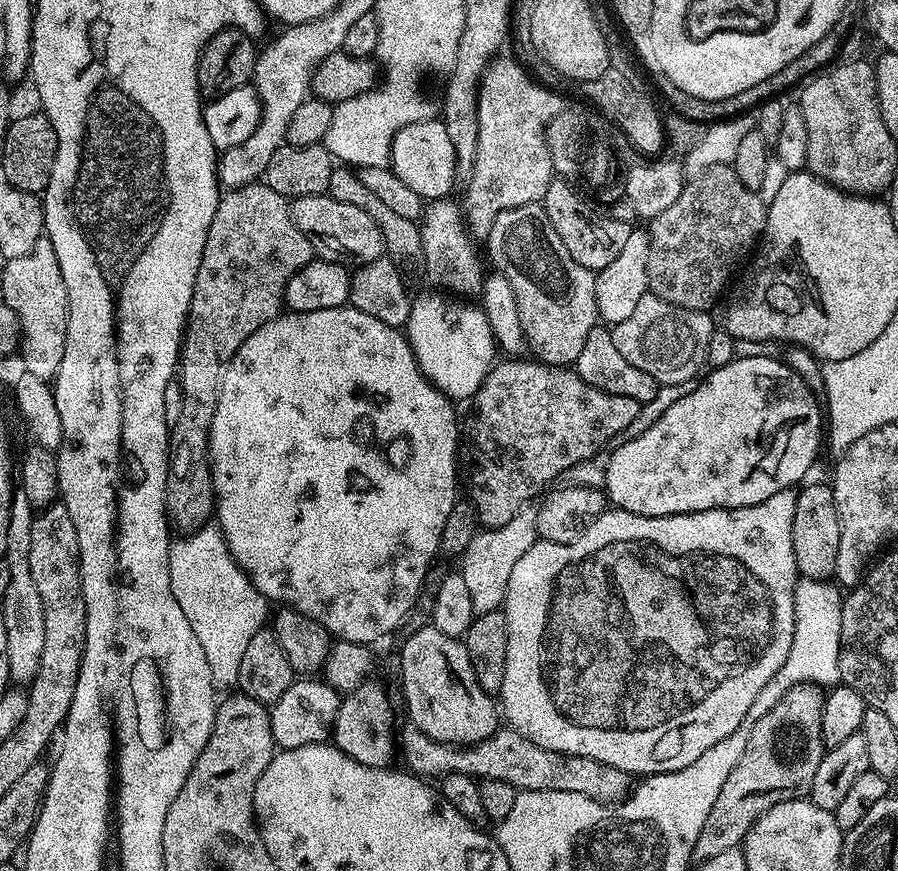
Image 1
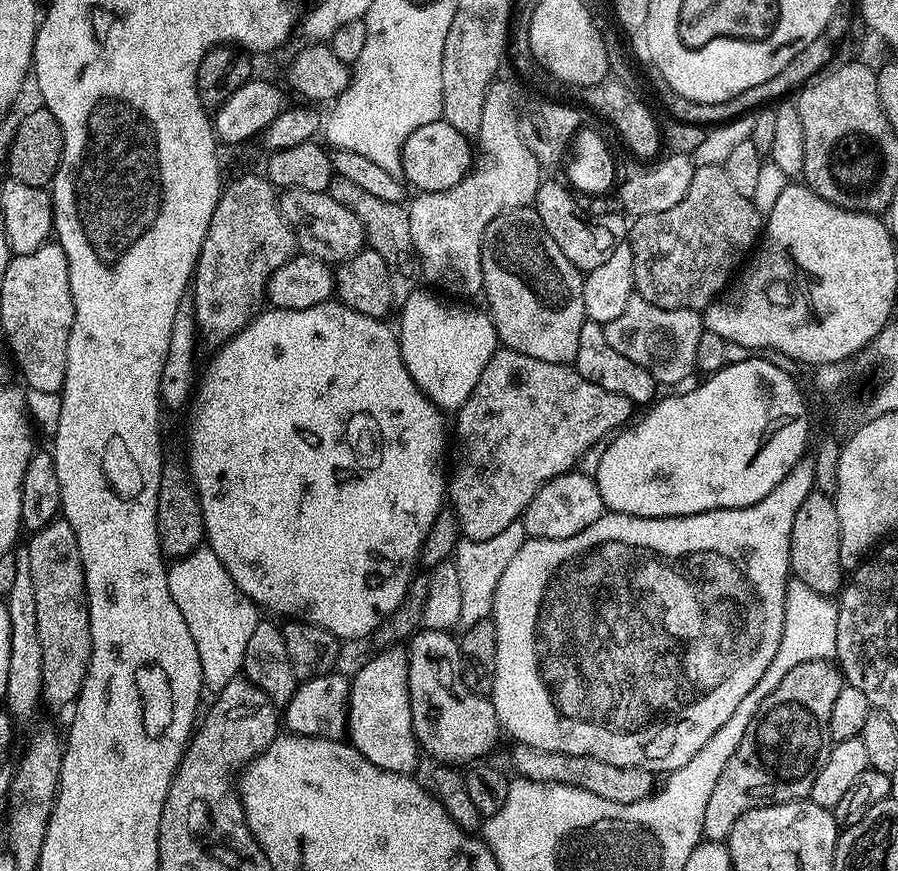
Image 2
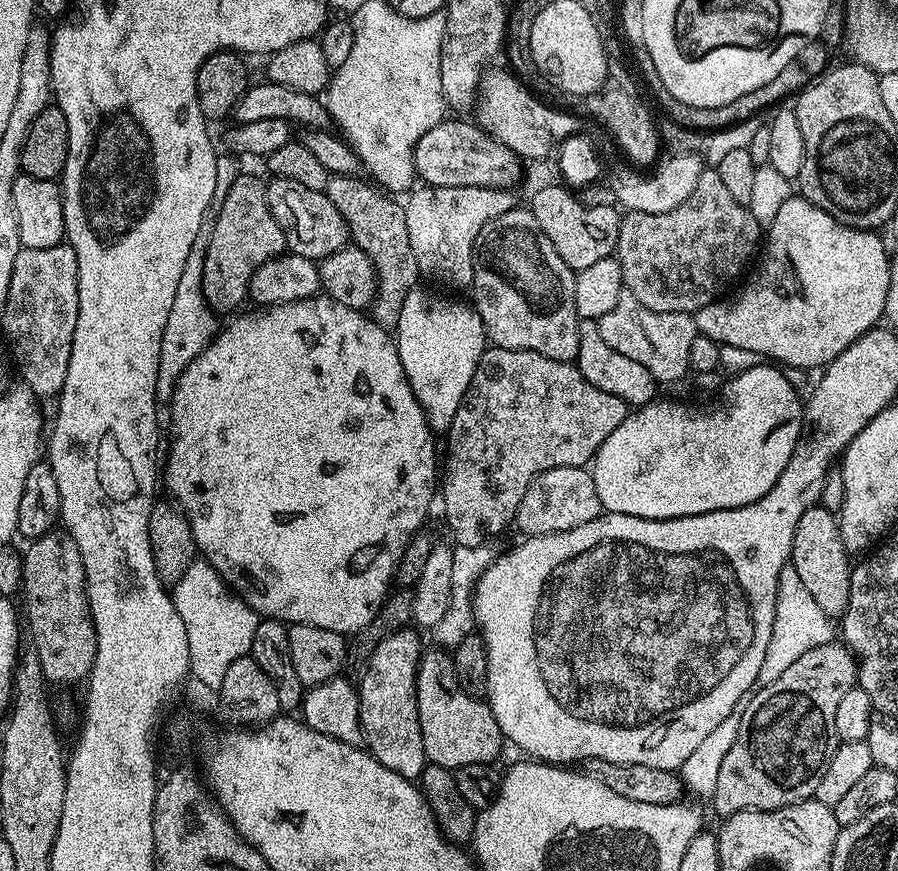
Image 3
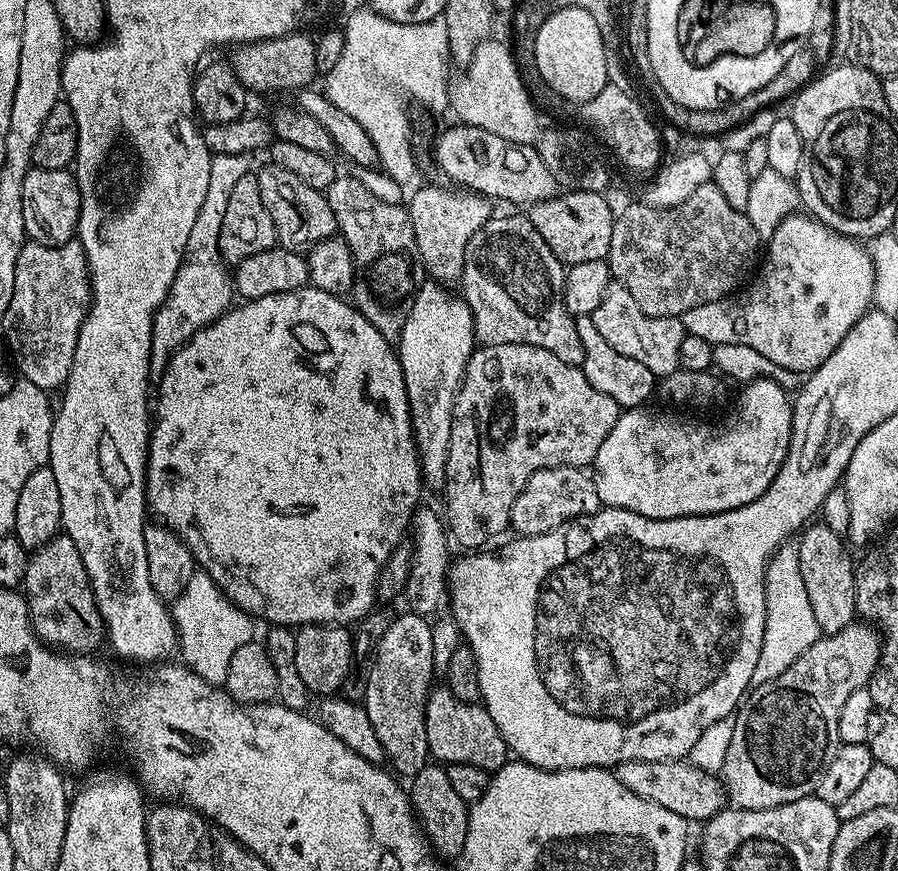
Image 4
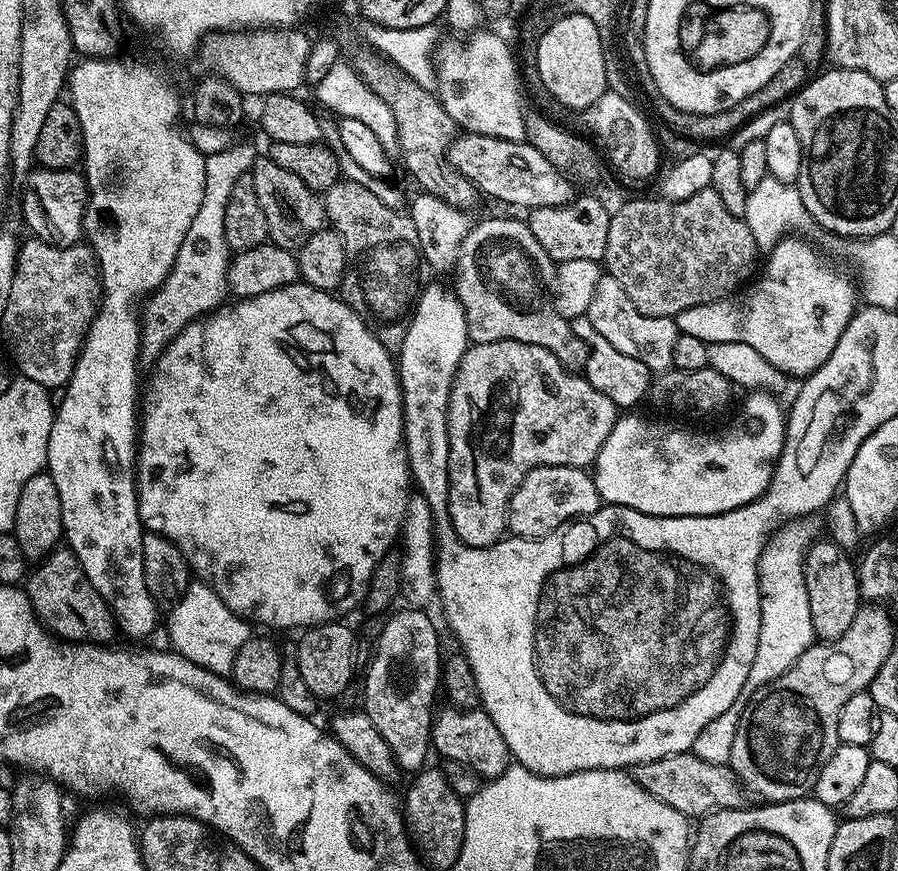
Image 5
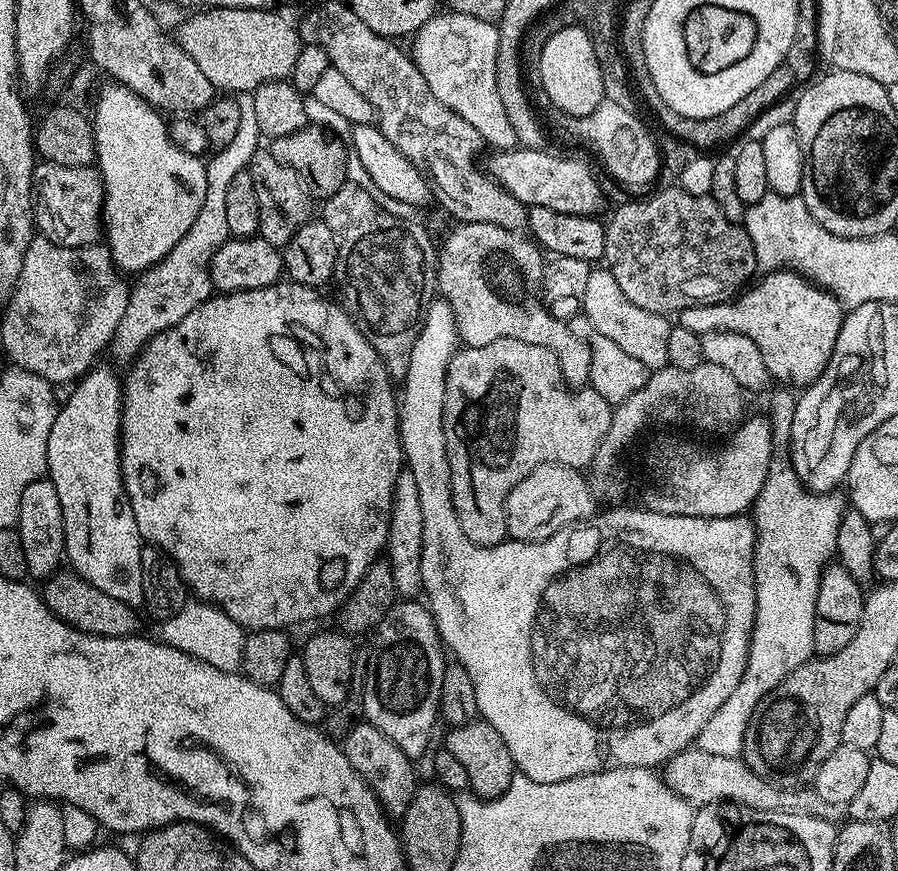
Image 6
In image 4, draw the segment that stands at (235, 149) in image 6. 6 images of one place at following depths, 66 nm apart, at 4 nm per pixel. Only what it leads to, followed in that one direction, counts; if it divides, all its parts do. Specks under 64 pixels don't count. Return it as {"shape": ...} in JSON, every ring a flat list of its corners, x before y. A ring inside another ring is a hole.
{"shape":[[218,154,210,162,210,183,206,186,206,199,198,210,198,218,194,218,194,226,190,230,190,238,186,238,186,250,178,270,174,274,174,282,160,303,160,308,152,315,152,337,150,338,149,373,159,378,164,375,164,367,170,362,172,355,179,350,198,330,212,324,219,316,223,316,233,307,234,284,226,269,226,261,220,254,220,231,222,217,226,215,226,205,234,186,241,178,250,175,248,168,252,164,251,155]]}

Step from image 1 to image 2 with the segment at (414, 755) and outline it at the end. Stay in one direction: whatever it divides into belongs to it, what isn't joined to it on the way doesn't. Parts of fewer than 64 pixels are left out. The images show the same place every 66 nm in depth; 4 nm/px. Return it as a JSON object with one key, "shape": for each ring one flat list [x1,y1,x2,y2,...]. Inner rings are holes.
{"shape":[[516,744,512,752,511,771,517,777,534,782,550,782,562,786,574,786,586,790,590,794,598,794,598,798,606,798,606,802,615,804,633,804,642,802,654,791,653,773,630,766,610,766,610,762,602,762,602,758,594,758,586,754,562,754,531,748,525,744]]}

